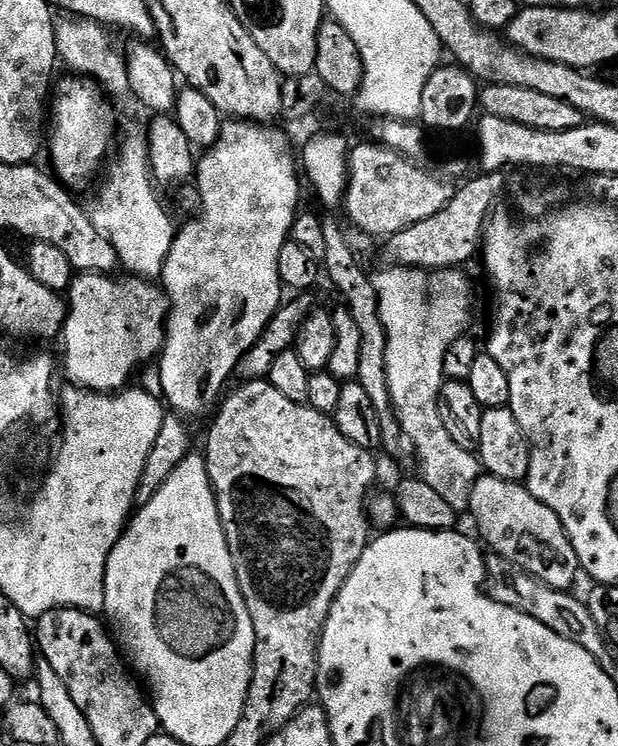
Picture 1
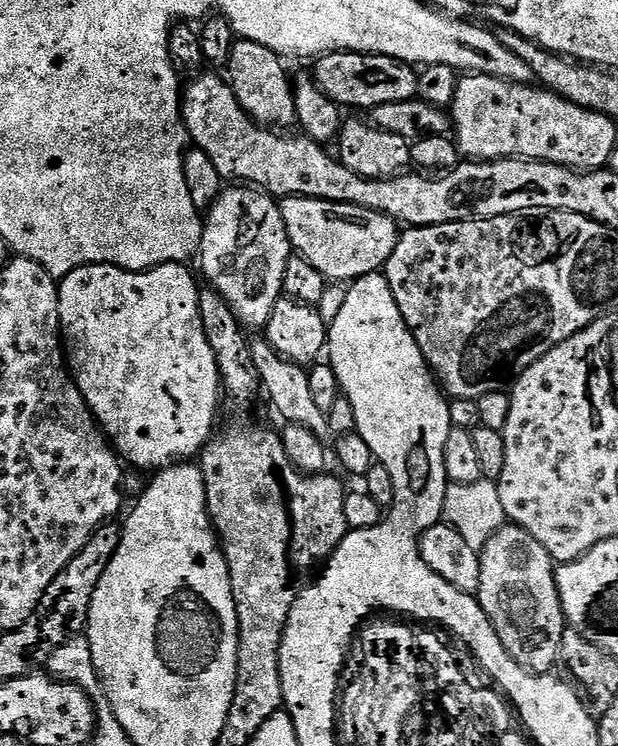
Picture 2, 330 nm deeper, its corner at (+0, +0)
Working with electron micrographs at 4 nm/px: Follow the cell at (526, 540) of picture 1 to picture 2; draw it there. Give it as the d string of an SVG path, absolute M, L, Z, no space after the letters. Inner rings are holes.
M511 522L505 523L498 534L490 542L486 542L479 554L482 582L474 595L480 601L486 618L490 618L502 646L506 646L514 660L529 672L551 673L555 669L552 667L557 667L560 658L562 634L566 627L552 555L548 553L546 546L542 546L542 542L538 542L538 538L534 538L534 534Z

